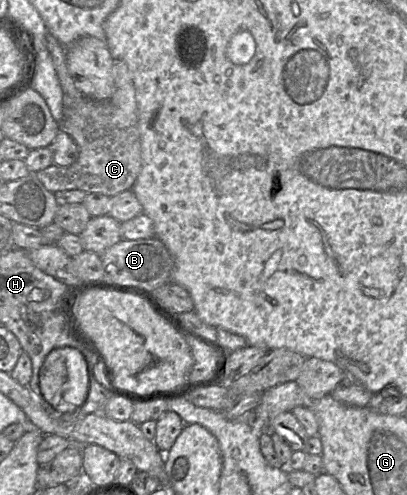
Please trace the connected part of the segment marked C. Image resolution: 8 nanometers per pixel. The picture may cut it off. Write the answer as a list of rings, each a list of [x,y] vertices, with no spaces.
[[[114,59],[113,75],[115,91],[109,99],[97,101],[84,96],[69,106],[63,105],[61,129],[77,144],[79,157],[70,166],[52,164],[36,173],[45,188],[52,193],[82,190],[86,193],[101,193],[111,198],[132,189],[142,169],[136,92],[124,61]]]

